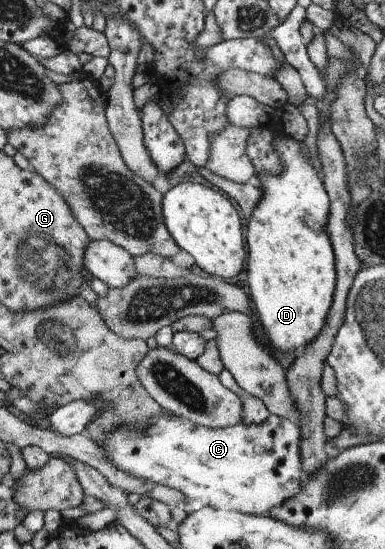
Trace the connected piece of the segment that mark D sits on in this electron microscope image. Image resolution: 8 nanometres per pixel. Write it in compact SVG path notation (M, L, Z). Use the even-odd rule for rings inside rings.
M284 132L278 133L274 138L274 150L278 152L284 164L284 172L278 176L268 172L255 174L254 182L260 187L262 198L258 198L258 204L254 206L254 210L250 212L252 216L248 218L248 260L245 269L248 274L249 296L262 322L262 328L274 350L282 350L286 354L295 352L300 346L304 348L304 344L310 344L320 334L320 328L324 328L324 318L328 316L328 310L332 306L337 274L332 242L323 225L330 212L330 200L324 183L311 162L302 156L301 142ZM304 218L312 218L321 226L314 230Z

